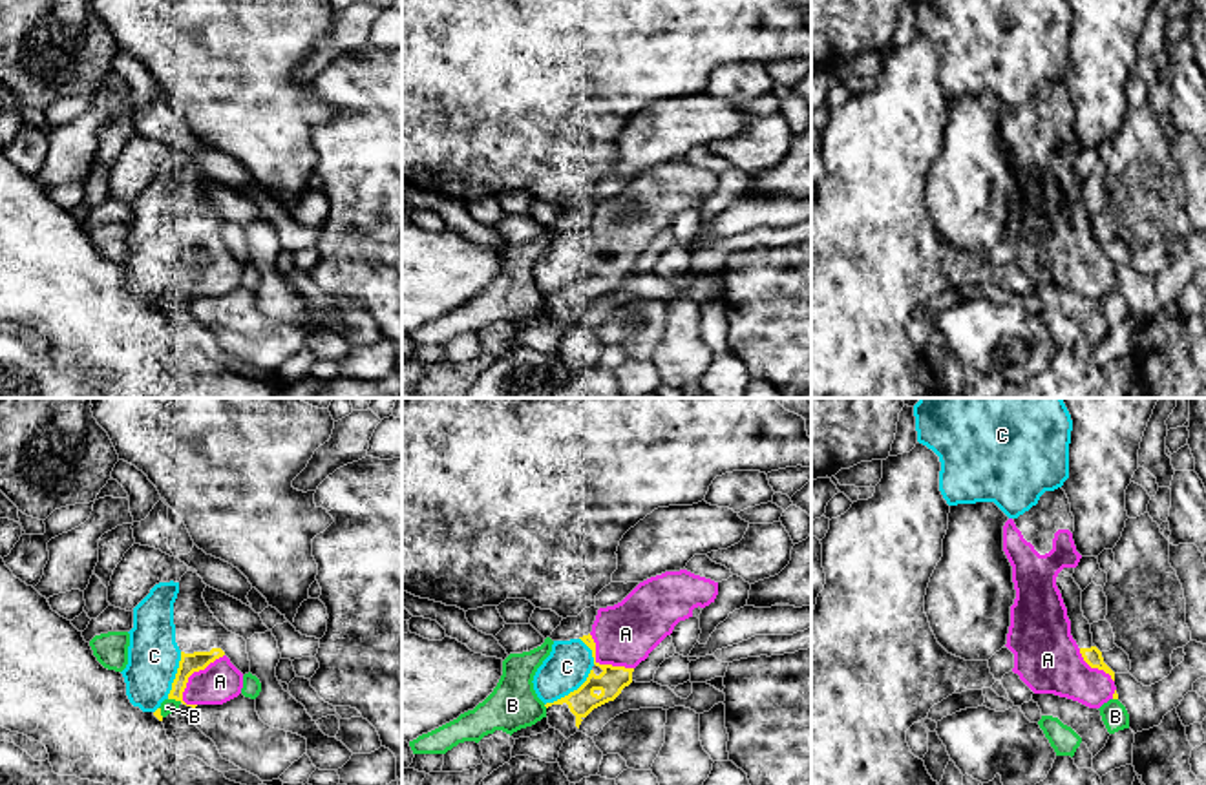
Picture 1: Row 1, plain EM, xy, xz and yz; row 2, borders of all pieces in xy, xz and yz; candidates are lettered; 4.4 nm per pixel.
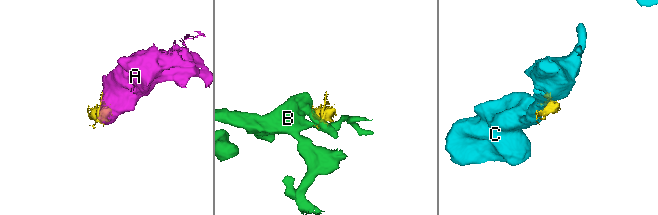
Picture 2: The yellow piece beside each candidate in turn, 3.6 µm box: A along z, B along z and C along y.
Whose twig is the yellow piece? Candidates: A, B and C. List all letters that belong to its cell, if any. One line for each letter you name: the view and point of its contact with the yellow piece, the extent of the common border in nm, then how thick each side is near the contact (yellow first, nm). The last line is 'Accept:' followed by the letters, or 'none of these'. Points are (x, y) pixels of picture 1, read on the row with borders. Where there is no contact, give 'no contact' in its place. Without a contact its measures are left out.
A: xy (192, 672) | 280 nm | 90/180 nm
Accept: A

